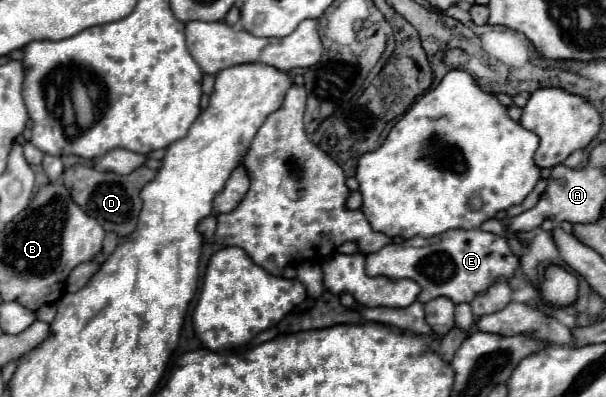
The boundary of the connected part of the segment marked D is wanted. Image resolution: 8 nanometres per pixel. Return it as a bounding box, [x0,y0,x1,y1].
[64,164,156,238]

